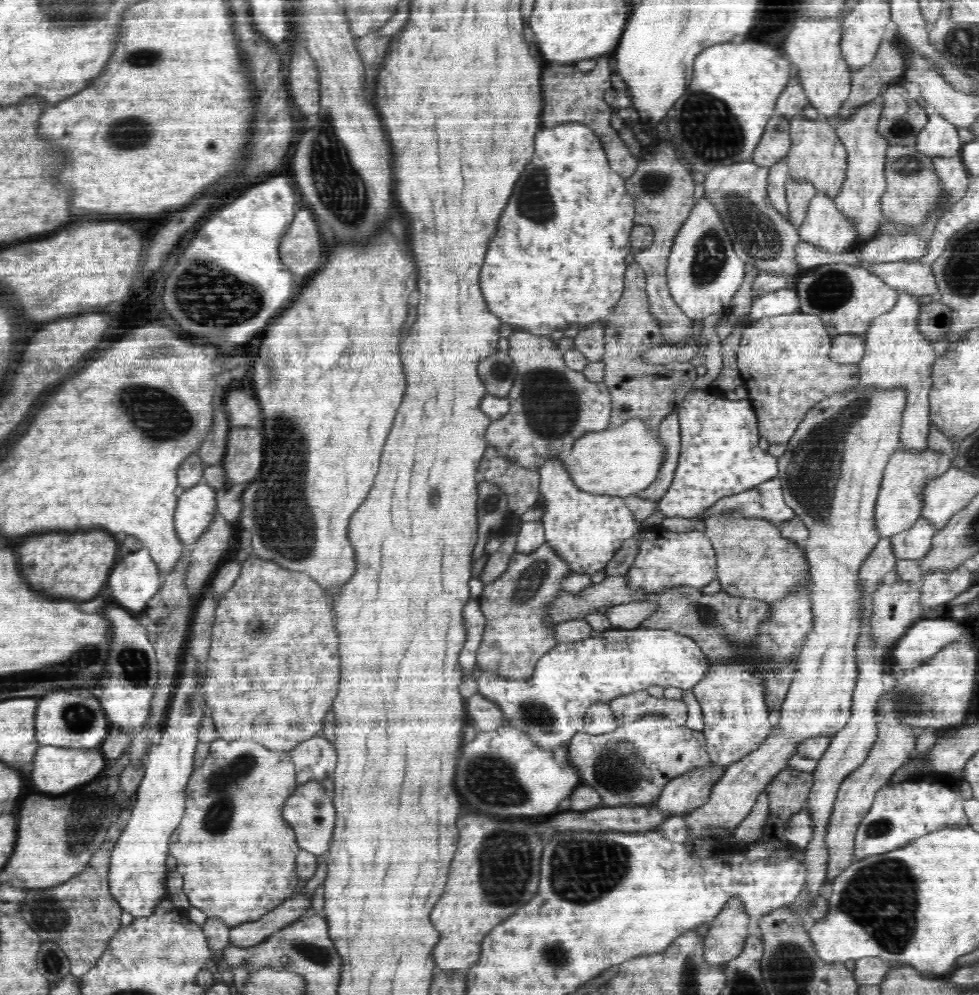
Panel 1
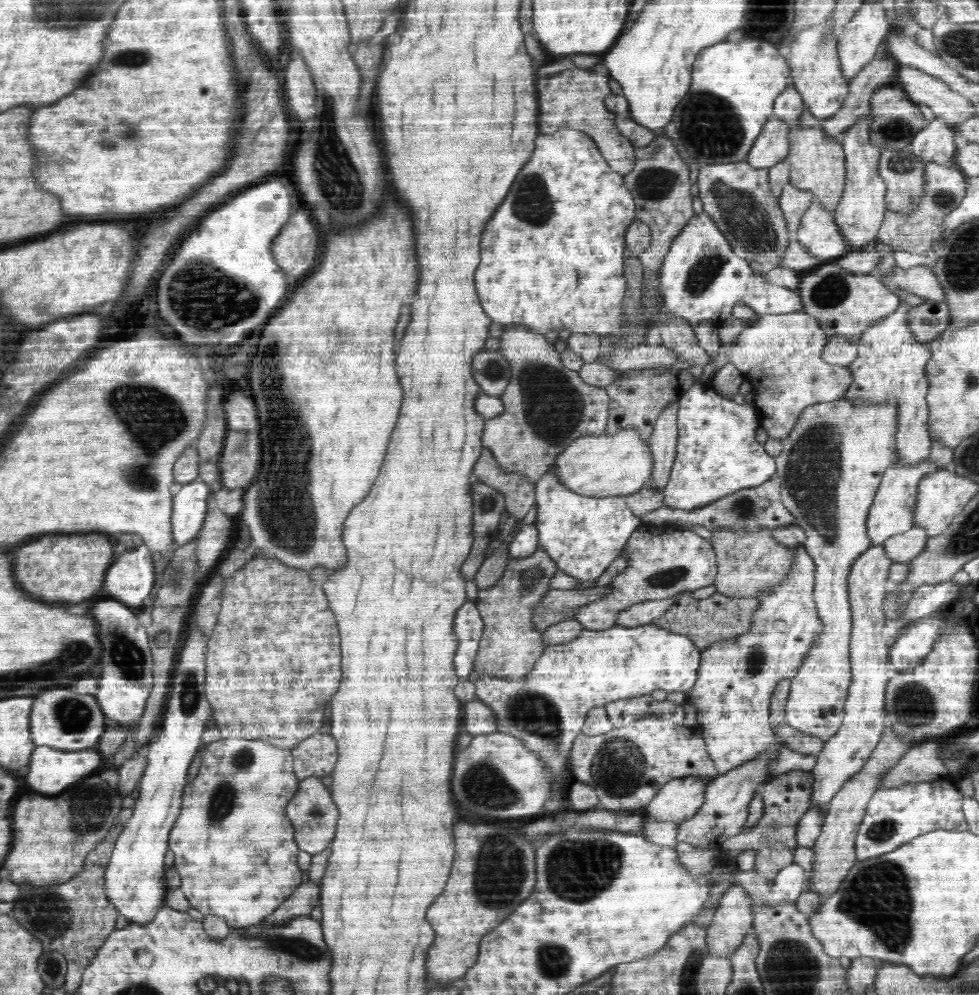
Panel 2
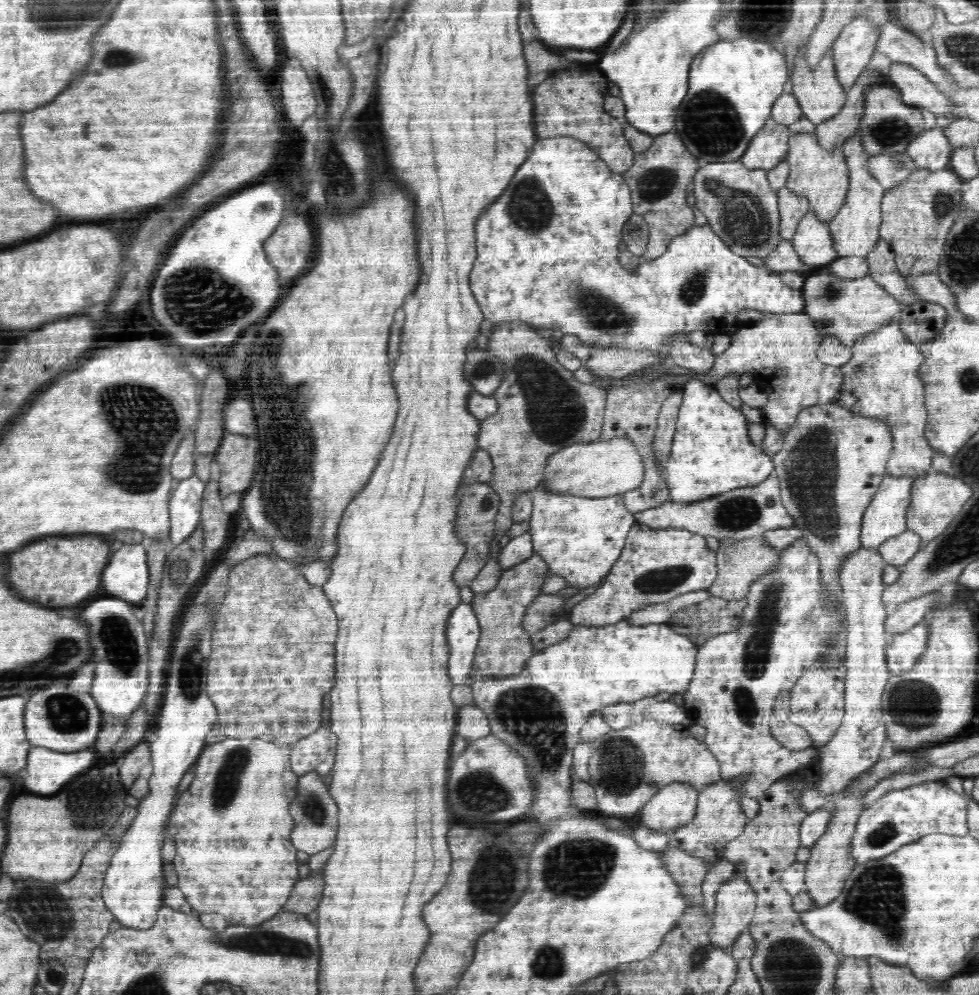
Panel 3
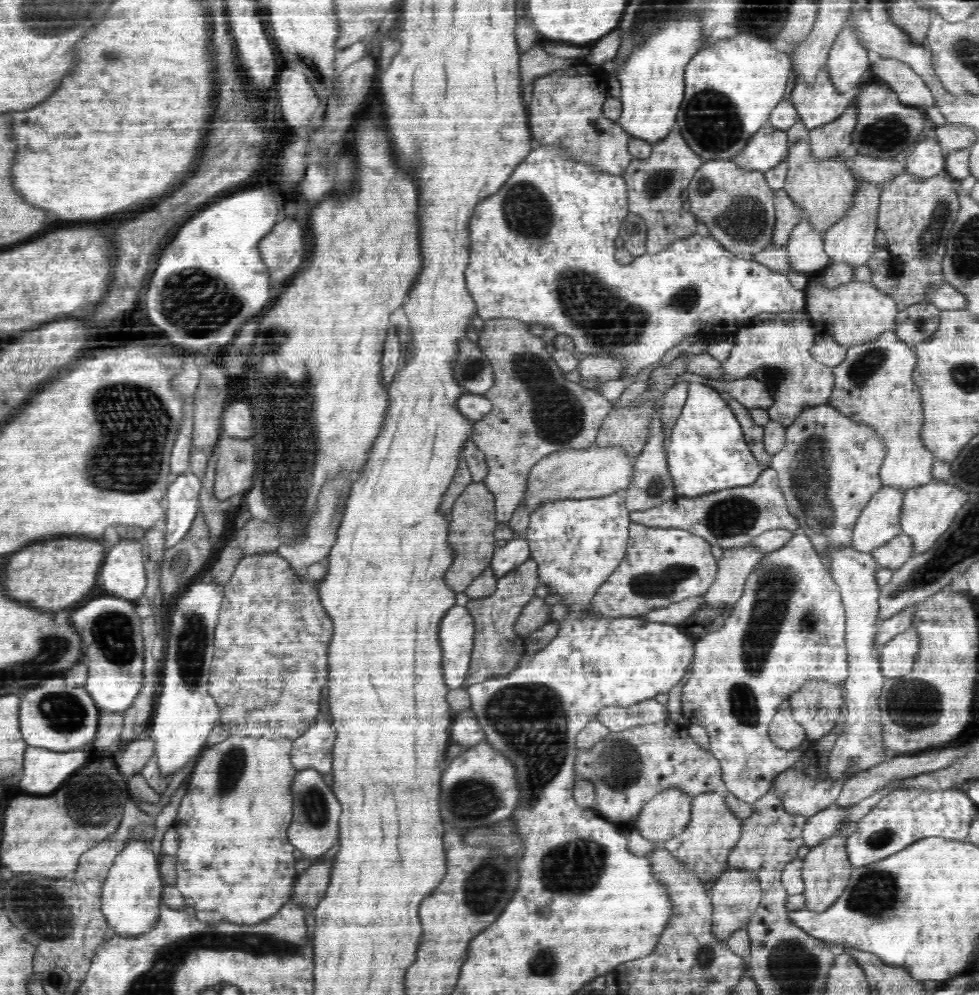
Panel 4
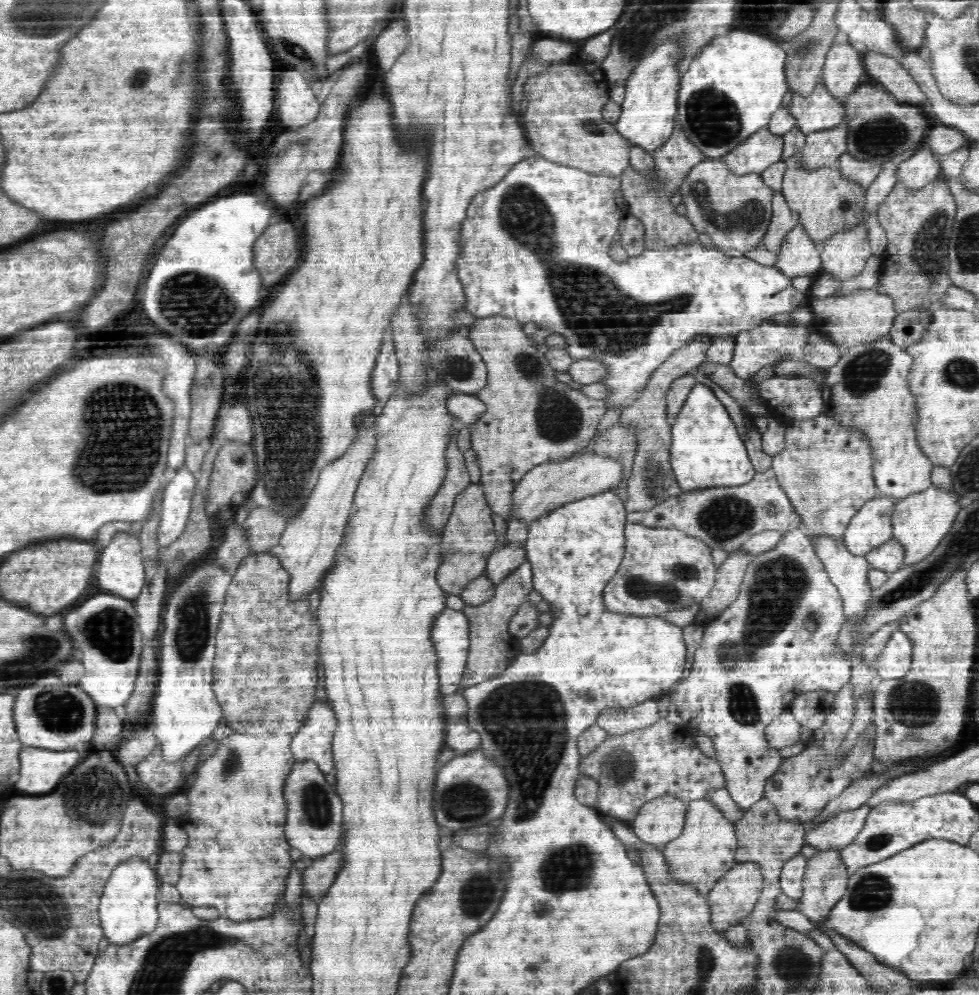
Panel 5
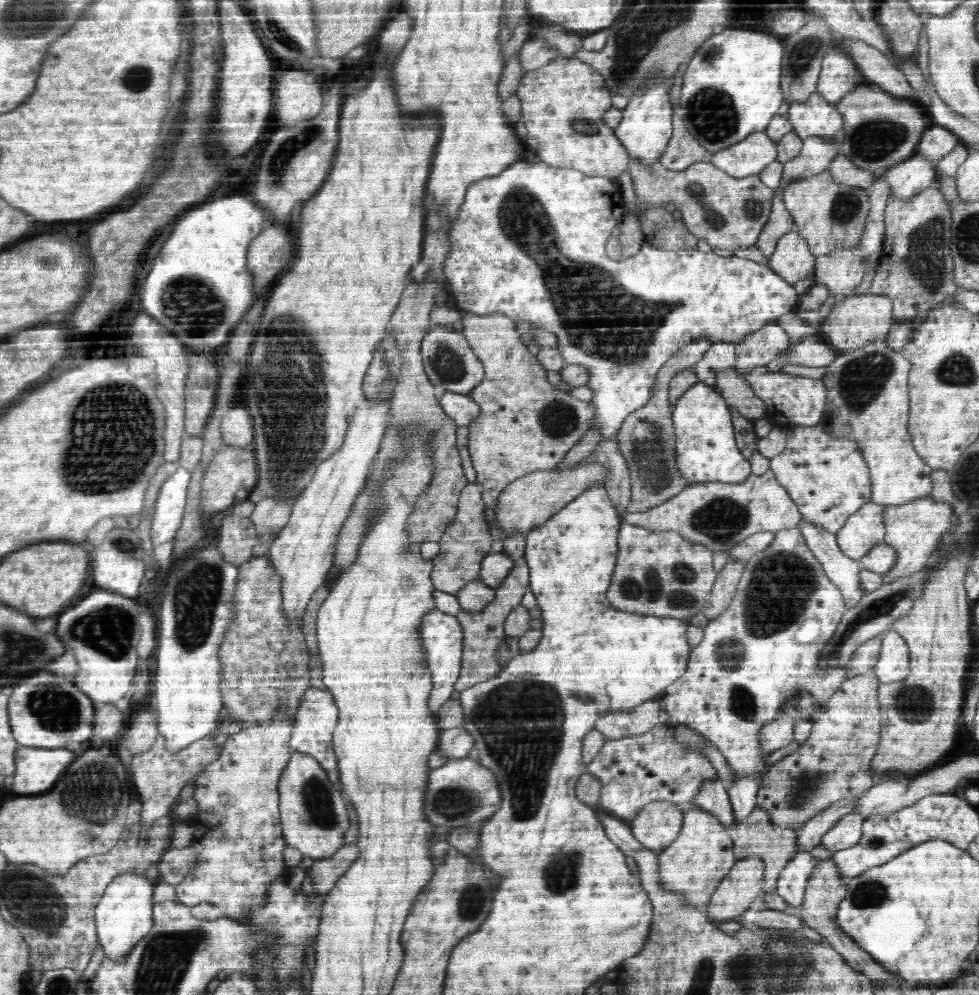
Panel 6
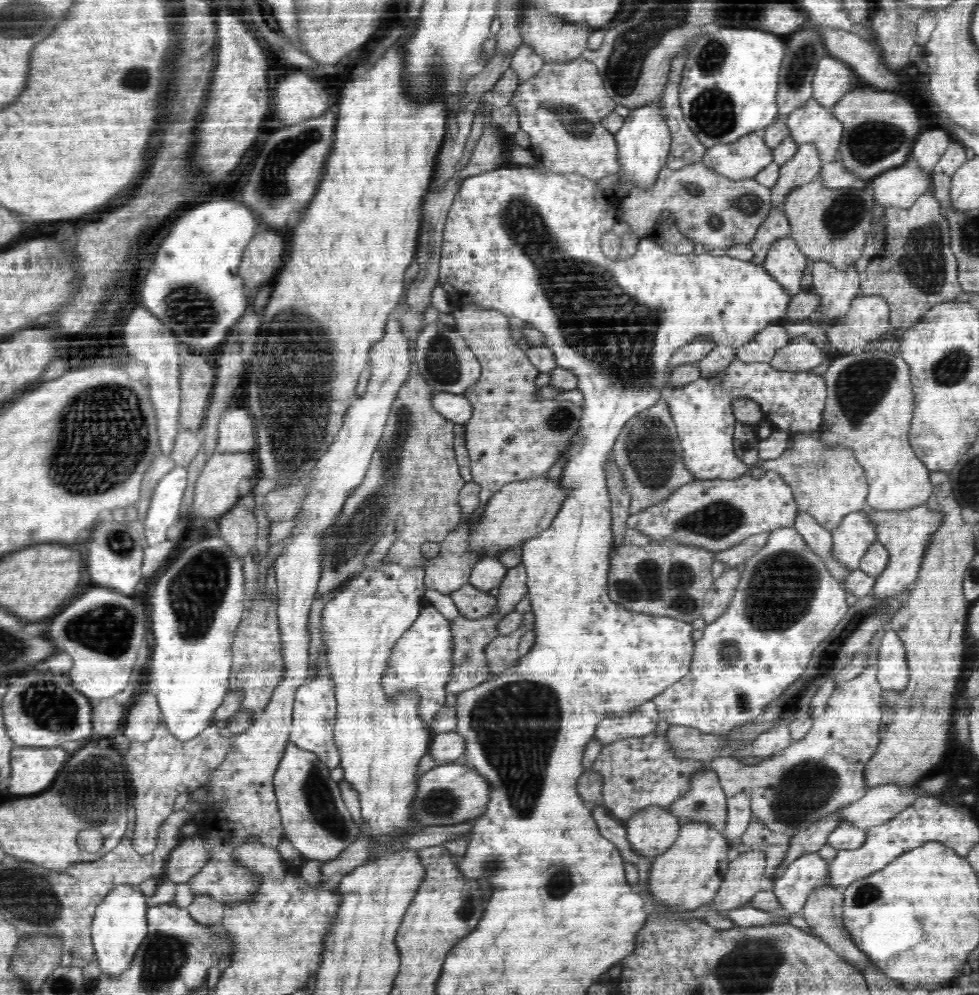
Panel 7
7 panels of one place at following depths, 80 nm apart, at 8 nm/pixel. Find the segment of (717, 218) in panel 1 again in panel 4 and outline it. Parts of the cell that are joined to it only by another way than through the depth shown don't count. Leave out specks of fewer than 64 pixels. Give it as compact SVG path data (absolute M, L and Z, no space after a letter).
M558 144L536 146L536 150L532 150L530 154L516 167L516 172L508 178L508 184L504 184L504 188L500 192L496 192L496 196L488 196L488 200L484 200L484 204L476 205L476 212L469 220L468 230L469 236L472 236L471 250L472 256L467 264L465 272L465 283L468 292L475 300L477 315L483 320L492 320L494 318L510 319L516 318L529 325L539 324L542 327L552 328L558 333L571 336L574 346L582 354L594 355L603 354L610 356L616 360L621 360L623 373L621 378L630 378L636 376L640 370L648 368L650 364L656 364L664 358L664 354L678 346L686 336L690 334L716 332L718 333L735 333L740 328L744 328L753 324L753 318L768 313L805 311L807 302L806 293L798 290L790 281L788 275L784 271L775 271L759 262L745 260L736 257L733 252L724 248L711 235L702 237L694 233L688 238L682 238L674 241L666 250L650 254L645 252L642 256L634 257L630 264L620 264L616 260L615 250L619 244L619 226L624 217L629 213L628 208L628 188L621 175L612 175L599 172L594 166L584 164L576 156L571 156L570 148Z

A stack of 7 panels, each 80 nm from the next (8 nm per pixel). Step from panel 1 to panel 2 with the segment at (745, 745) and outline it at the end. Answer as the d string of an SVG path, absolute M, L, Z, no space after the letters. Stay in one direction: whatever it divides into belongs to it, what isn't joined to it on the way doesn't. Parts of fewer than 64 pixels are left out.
M803 544L794 548L794 555L794 567L787 579L774 588L774 591L764 591L762 595L755 596L759 600L759 608L754 614L751 630L739 638L714 643L703 651L696 682L685 692L686 700L690 700L696 707L695 722L702 729L707 751L716 763L719 775L738 768L740 764L752 760L754 756L776 744L778 736L769 723L773 689L778 682L791 681L796 676L804 656L812 648L812 642L820 636L821 629L824 628L813 597L816 565Z

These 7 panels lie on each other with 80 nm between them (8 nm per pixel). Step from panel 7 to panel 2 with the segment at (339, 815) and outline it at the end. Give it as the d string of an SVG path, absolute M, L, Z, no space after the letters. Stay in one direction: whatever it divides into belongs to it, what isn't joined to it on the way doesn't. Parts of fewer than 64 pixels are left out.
M319 778L304 779L299 782L298 792L286 806L286 815L295 828L295 843L300 851L314 855L331 846L339 810L328 788Z

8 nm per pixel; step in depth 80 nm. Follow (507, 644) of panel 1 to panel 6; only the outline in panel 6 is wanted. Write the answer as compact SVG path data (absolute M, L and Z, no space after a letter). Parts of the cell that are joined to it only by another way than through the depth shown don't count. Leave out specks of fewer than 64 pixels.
M525 562L517 563L504 582L495 589L495 598L479 612L468 612L462 610L457 614L459 625L463 629L463 659L460 667L459 679L455 682L455 690L463 691L465 688L470 688L476 683L490 680L496 676L498 672L498 662L496 662L496 648L498 644L506 638L506 633L503 629L503 624L507 616L518 606L526 588L529 586L529 568Z

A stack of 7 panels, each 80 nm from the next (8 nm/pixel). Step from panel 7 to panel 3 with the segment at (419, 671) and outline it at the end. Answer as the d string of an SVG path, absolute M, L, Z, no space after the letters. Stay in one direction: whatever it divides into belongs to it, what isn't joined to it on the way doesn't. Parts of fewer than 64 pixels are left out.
M461 602L447 620L447 640L450 643L448 672L452 684L466 684L474 664L479 636L479 620L473 608Z

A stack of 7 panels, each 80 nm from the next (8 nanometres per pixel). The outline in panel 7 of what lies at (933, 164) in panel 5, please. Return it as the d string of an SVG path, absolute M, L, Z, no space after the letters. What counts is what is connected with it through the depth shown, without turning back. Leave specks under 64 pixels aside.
M910 157L904 164L870 180L874 188L873 197L884 208L889 205L908 208L917 197L932 187L931 176L932 173L922 170L915 159Z

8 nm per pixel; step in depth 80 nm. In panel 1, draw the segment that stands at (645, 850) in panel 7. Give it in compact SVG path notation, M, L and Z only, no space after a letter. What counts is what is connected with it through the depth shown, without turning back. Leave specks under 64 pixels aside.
M714 762L707 767L690 768L688 772L670 780L653 804L663 814L684 817L708 802L724 771L726 765L716 765Z

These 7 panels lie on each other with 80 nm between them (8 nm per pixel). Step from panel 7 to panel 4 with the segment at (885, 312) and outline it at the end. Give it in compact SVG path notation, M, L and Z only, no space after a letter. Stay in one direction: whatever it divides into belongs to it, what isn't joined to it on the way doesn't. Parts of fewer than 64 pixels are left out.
M818 280L812 282L806 290L805 311L816 325L816 330L824 337L832 337L842 346L850 347L870 340L876 340L882 332L895 328L899 306L885 292L862 282L848 282L838 288L827 288Z

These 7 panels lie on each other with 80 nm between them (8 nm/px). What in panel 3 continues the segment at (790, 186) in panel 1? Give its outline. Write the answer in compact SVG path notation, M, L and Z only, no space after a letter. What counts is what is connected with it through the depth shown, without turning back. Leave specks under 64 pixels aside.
M782 188L777 193L780 224L779 232L782 240L788 241L795 235L801 218L809 212L809 200L806 196L792 193L788 188Z

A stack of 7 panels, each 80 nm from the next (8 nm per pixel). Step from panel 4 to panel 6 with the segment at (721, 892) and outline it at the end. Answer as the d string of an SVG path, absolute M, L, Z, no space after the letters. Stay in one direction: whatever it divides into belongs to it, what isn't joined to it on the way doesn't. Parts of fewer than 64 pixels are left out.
M760 857L737 860L704 908L709 920L714 924L738 920L754 899L763 893L764 876L765 865Z

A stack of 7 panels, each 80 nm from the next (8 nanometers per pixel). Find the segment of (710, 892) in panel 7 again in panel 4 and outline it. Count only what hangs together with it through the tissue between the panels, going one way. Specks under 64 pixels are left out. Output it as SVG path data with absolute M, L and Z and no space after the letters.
M704 792L692 799L691 819L686 828L670 840L663 842L665 849L680 862L688 866L696 877L700 877L702 885L727 871L729 867L728 854L741 837L742 819L727 807L721 792Z

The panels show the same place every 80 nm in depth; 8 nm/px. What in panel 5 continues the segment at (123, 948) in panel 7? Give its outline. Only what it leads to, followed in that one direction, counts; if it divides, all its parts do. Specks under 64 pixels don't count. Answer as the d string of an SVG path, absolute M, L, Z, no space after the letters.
M130 855L113 869L99 904L99 919L103 923L104 936L109 944L128 944L150 932L157 926L159 919L159 874L150 870L148 862L138 860L142 855Z

